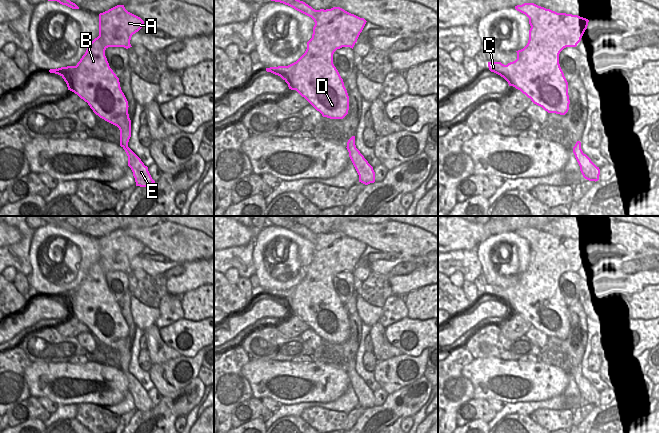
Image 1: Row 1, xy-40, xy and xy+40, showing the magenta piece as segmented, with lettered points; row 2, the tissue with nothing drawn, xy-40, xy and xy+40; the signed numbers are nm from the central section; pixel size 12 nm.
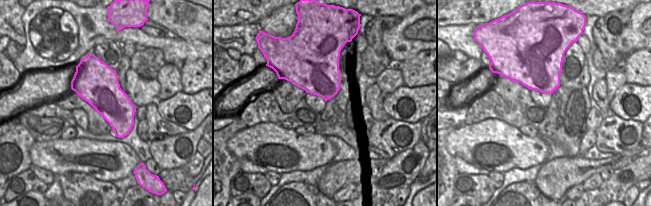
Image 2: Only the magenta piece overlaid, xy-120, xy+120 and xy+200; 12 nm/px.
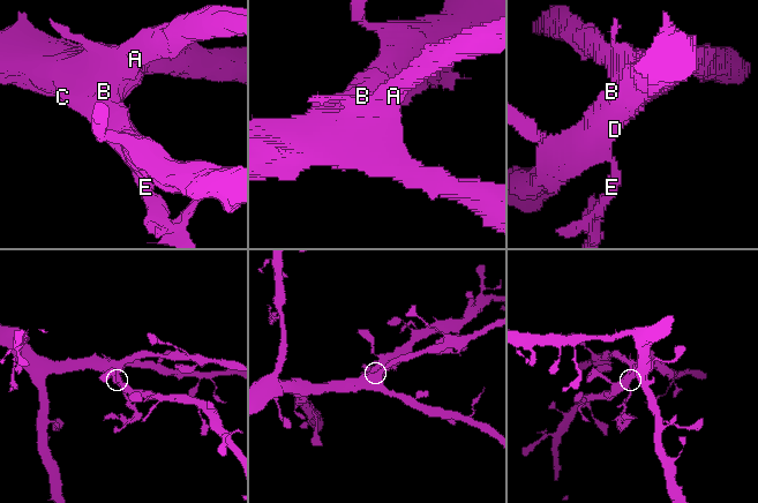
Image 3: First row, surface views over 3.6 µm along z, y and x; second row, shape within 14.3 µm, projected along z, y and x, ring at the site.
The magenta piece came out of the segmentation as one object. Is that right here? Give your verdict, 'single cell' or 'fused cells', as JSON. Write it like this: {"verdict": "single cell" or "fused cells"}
{"verdict": "fused cells"}

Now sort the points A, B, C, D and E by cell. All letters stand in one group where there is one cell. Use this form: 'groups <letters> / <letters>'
groups A B C D / E

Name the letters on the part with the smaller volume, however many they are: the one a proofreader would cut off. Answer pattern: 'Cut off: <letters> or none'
Cut off: E.

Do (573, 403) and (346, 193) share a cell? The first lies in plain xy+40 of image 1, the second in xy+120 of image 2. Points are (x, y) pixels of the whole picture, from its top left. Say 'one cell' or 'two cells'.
two cells

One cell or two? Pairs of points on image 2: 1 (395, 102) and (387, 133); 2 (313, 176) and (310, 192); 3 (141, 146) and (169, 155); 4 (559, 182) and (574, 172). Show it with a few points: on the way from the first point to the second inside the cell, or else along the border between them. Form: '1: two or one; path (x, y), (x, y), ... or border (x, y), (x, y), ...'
1: two; border (390, 116), (397, 120), (414, 123)
2: two; border (289, 182), (306, 182), (315, 186)
3: two; border (149, 142), (149, 152), (152, 158)
4: one; path (563, 178), (570, 172)

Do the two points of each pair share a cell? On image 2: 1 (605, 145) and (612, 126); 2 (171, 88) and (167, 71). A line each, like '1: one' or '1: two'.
1: one
2: one

